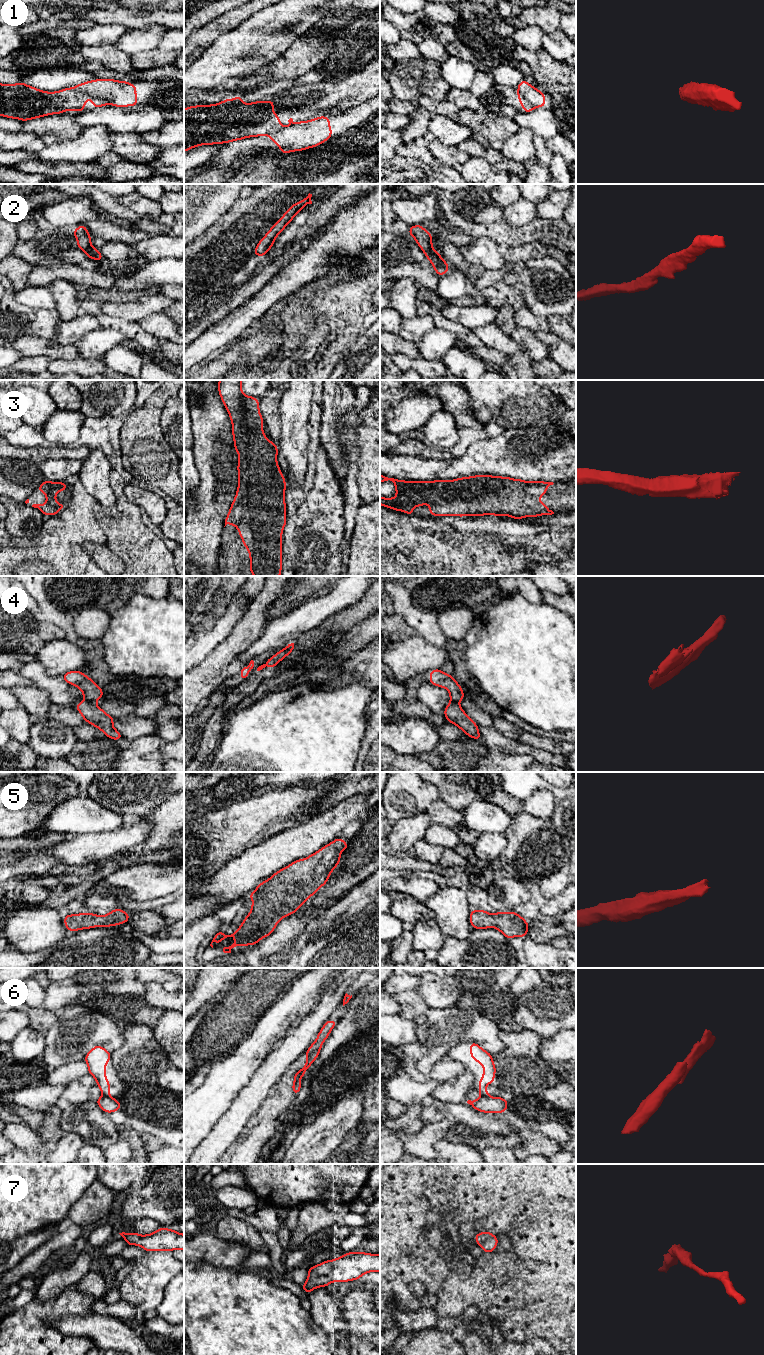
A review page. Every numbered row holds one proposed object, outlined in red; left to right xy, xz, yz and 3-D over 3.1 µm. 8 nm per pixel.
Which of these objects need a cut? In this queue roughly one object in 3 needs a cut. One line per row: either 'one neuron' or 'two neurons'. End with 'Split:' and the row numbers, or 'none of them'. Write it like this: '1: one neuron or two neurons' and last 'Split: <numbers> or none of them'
1: two neurons
2: one neuron
3: one neuron
4: two neurons
5: one neuron
6: two neurons
7: one neuron
Split: 1, 4, 6

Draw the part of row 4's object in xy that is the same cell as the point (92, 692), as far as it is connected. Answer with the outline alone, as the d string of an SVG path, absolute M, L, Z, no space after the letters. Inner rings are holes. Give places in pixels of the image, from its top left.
M69 671L66 672L62 679L67 683L78 687L83 692L82 699L88 702L95 703L98 699L104 696L103 690L89 678L84 675L83 671Z

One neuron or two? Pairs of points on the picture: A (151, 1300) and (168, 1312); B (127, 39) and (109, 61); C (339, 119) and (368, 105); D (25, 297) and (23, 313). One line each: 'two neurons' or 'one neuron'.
A: two neurons
B: two neurons
C: one neuron
D: two neurons

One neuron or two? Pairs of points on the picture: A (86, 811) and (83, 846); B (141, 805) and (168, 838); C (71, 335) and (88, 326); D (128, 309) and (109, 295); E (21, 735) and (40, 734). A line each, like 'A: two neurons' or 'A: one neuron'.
A: two neurons
B: two neurons
C: one neuron
D: two neurons
E: two neurons

